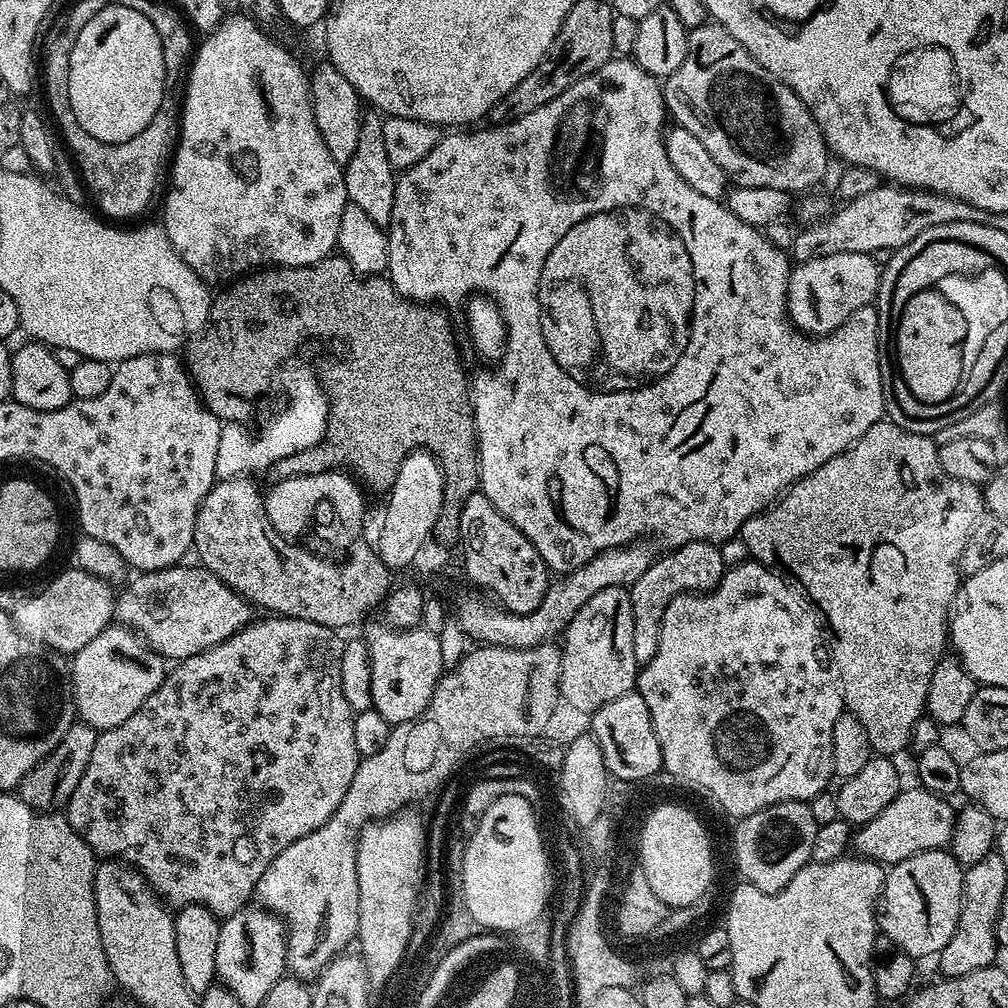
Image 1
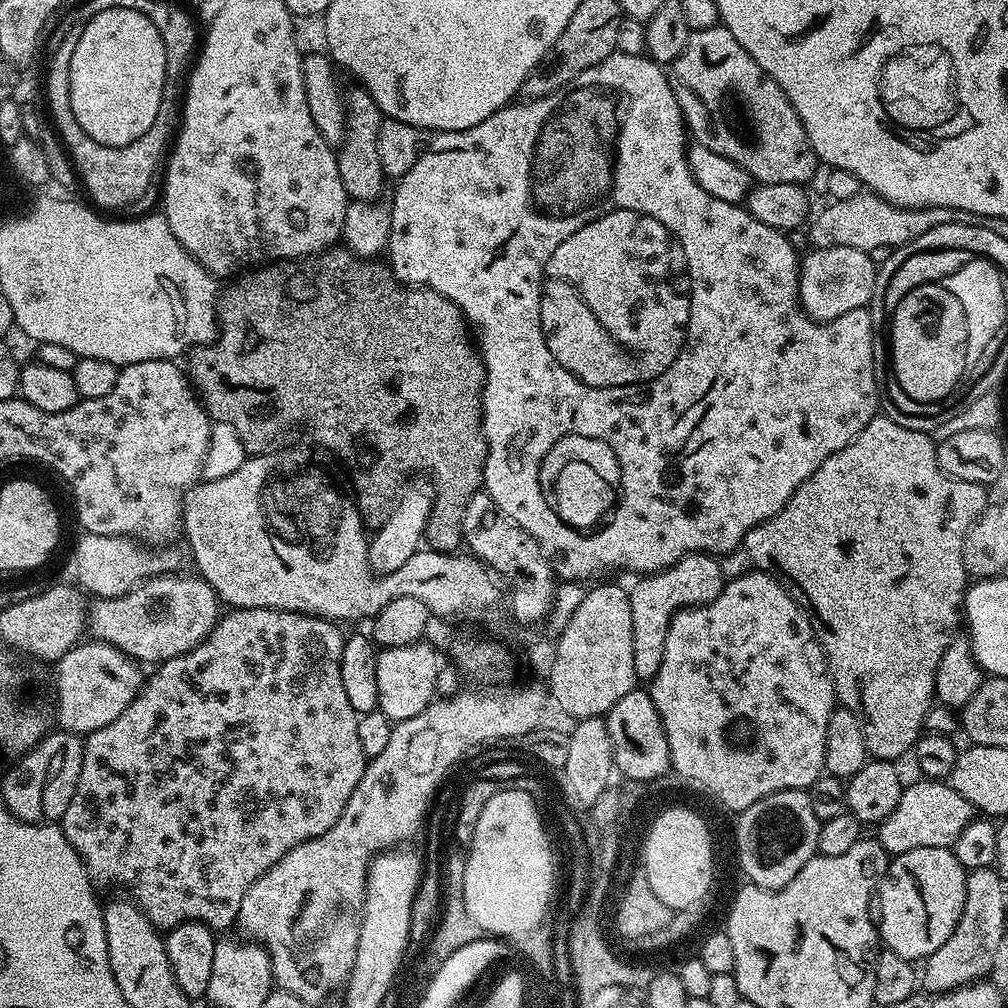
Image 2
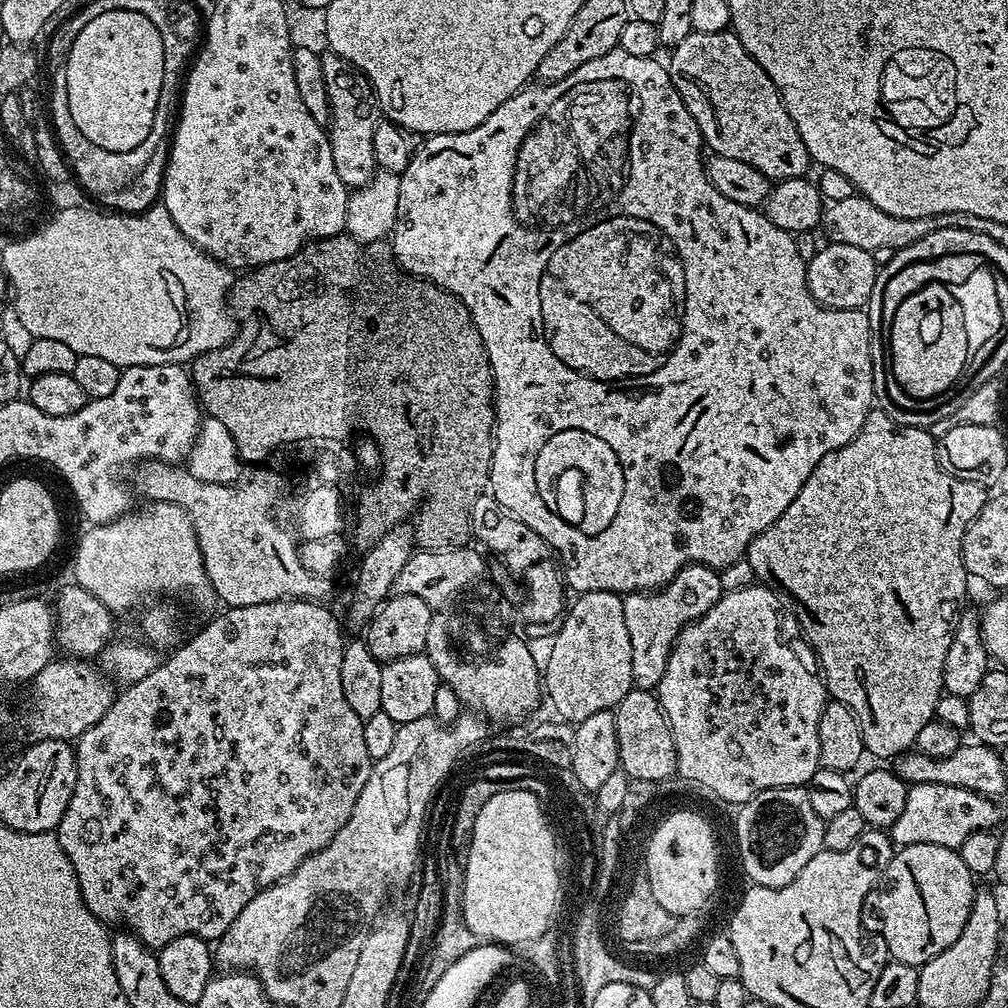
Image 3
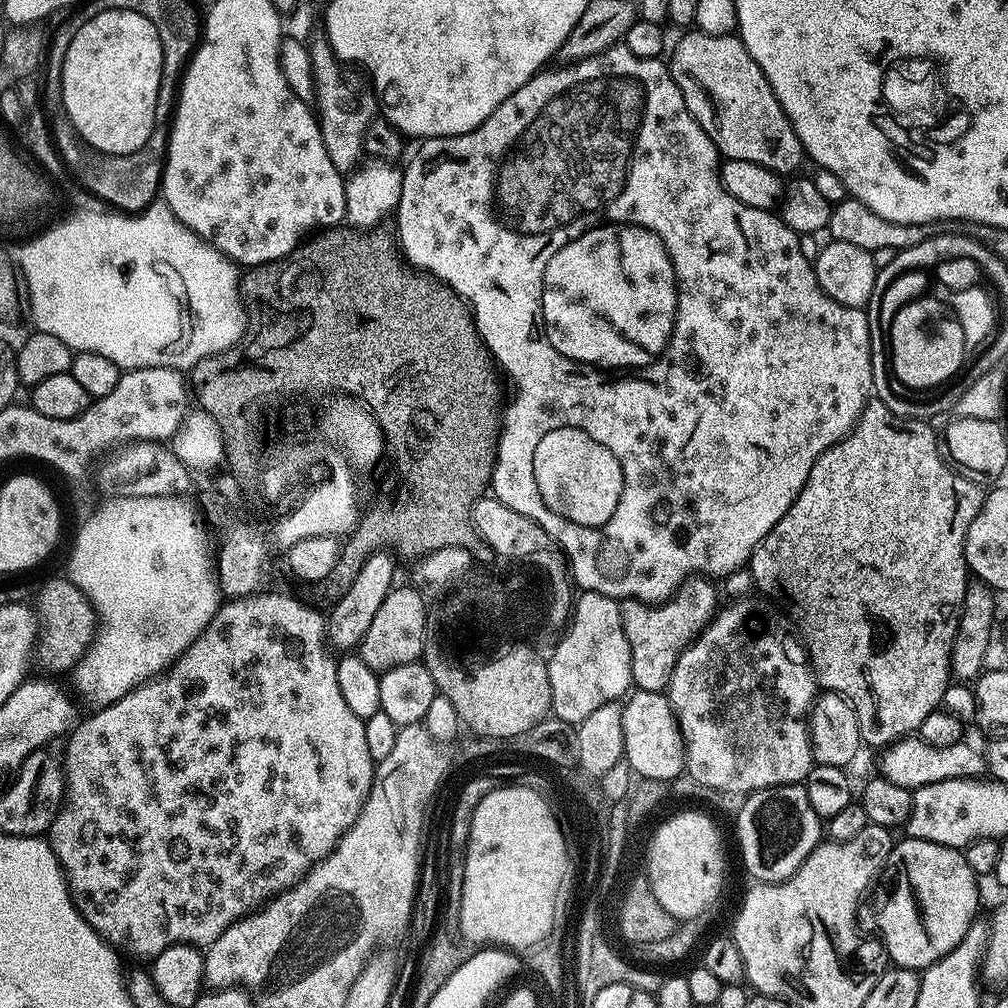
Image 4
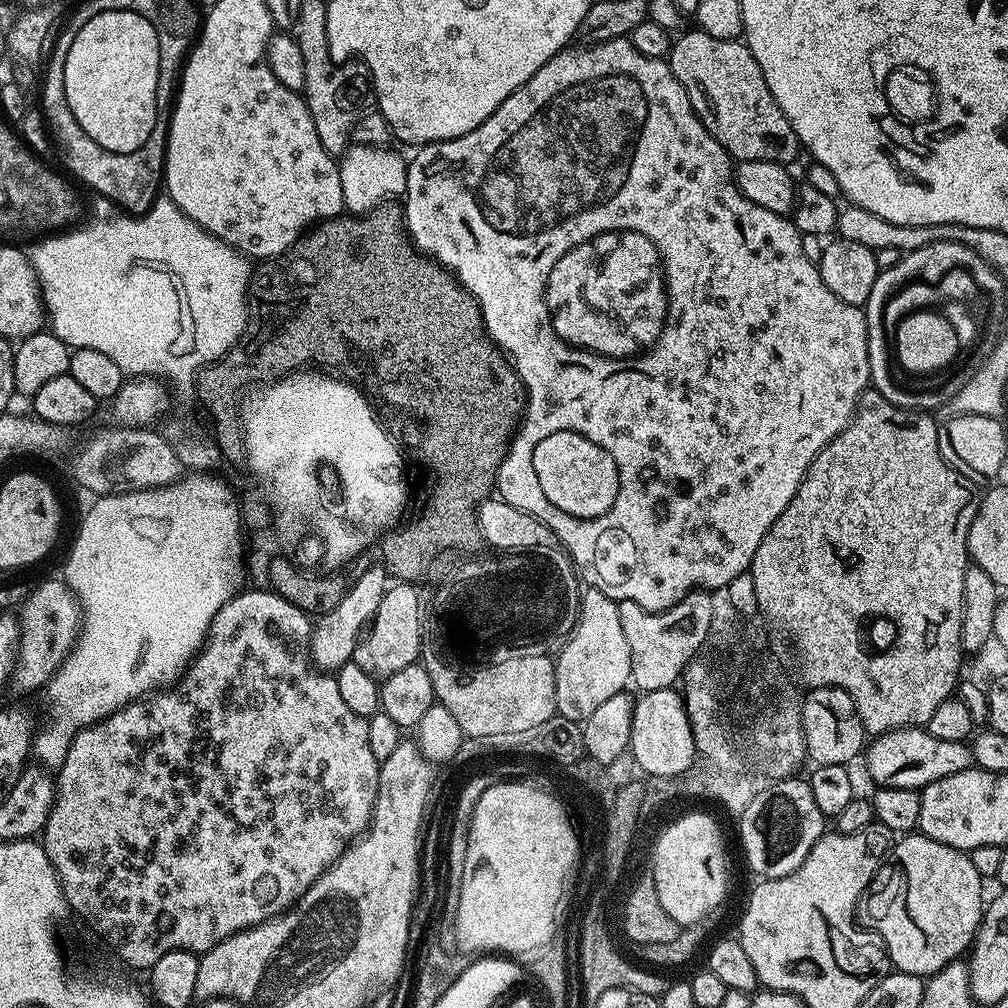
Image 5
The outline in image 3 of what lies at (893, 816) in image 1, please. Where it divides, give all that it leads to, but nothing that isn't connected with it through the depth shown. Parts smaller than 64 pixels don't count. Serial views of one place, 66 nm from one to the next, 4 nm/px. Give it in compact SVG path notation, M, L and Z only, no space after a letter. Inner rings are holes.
M913 784L908 790L906 810L902 810L898 822L891 826L892 843L896 846L933 844L959 850L970 834L995 829L1001 823L1000 808L996 804L999 803L993 797L983 796L962 786Z

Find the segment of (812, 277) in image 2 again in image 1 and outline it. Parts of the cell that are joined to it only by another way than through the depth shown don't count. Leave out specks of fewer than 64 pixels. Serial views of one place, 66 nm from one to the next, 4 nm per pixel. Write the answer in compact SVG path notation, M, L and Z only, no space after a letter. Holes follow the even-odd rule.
M843 252L826 254L826 258L801 260L788 273L788 319L801 332L810 336L828 336L842 326L854 314L854 310L869 307L876 299L880 288L882 268L867 252Z

